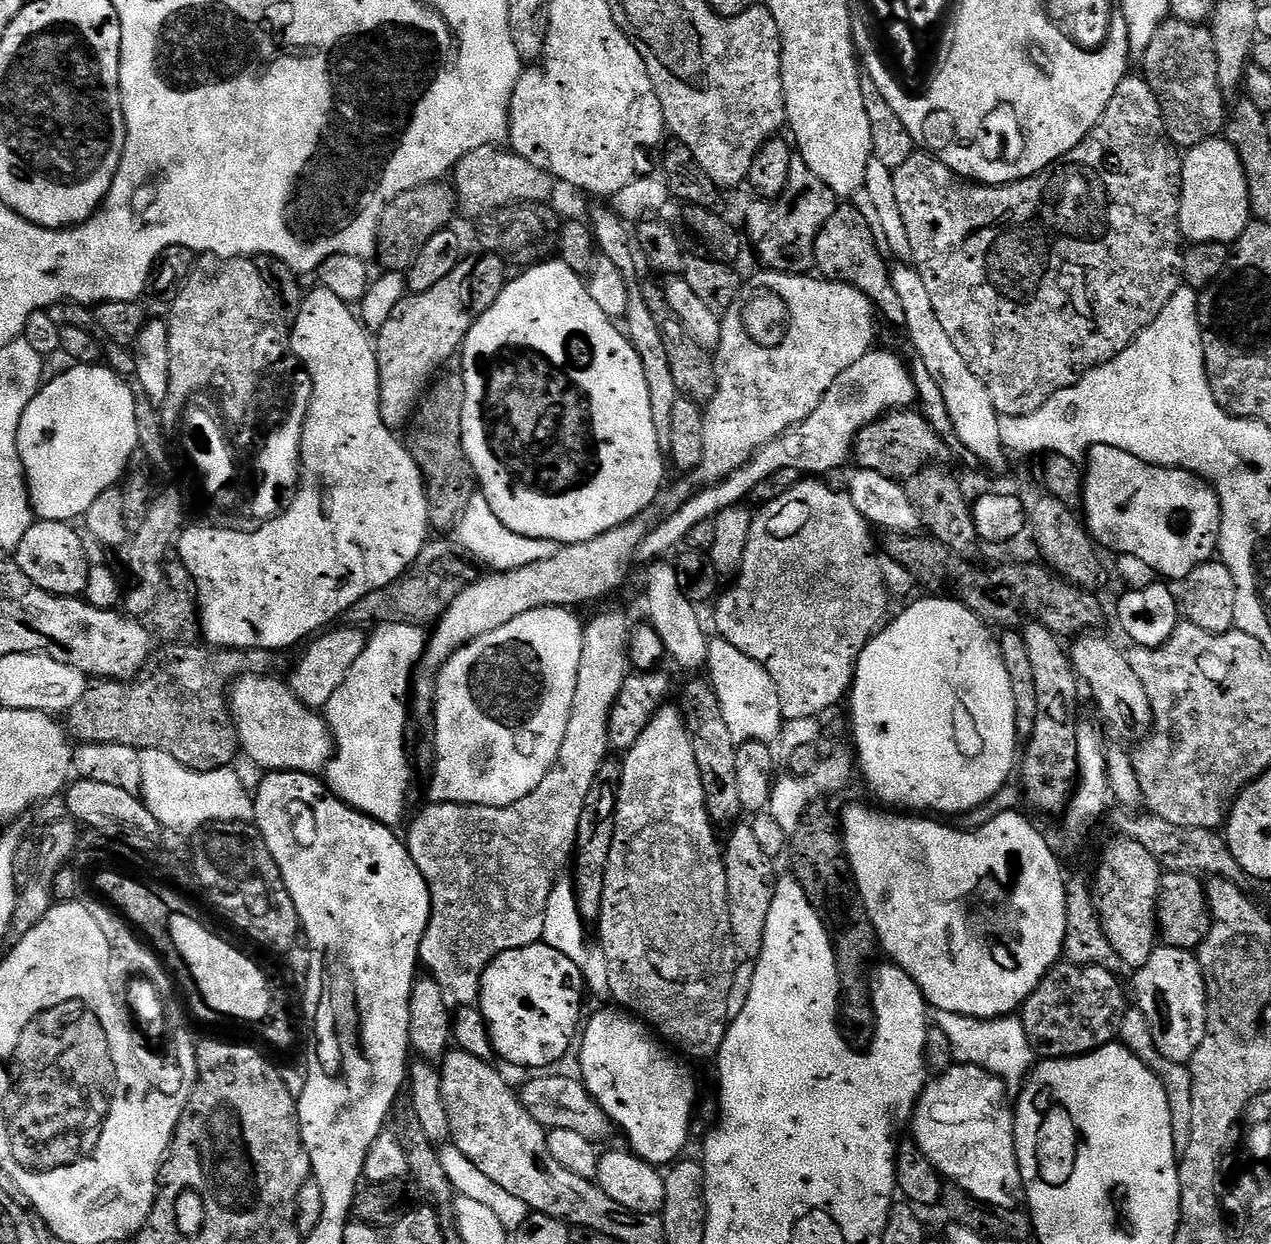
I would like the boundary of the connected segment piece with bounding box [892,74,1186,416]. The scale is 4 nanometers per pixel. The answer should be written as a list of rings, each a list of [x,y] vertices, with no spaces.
[[[1124,74],[1120,76],[1118,90],[1114,90],[1114,98],[1110,98],[1110,106],[1106,106],[1102,118],[1090,130],[1090,134],[1086,139],[1078,146],[1074,146],[1074,150],[1067,152],[1062,159],[1051,164],[1048,168],[1043,168],[1037,176],[1031,176],[1025,180],[1015,180],[1012,184],[994,184],[991,186],[977,184],[965,180],[962,176],[957,176],[942,161],[937,160],[931,154],[914,154],[906,162],[902,162],[900,168],[893,171],[894,194],[898,197],[898,210],[902,210],[902,222],[906,222],[906,234],[910,234],[911,263],[914,265],[916,273],[922,278],[922,282],[926,282],[926,290],[930,290],[930,302],[934,302],[934,314],[938,314],[938,322],[942,322],[946,334],[950,334],[950,342],[954,342],[954,346],[958,346],[958,354],[962,354],[962,358],[966,358],[966,366],[970,366],[970,370],[974,370],[974,374],[978,374],[982,386],[986,386],[986,390],[990,390],[990,402],[994,402],[996,411],[1001,416],[1025,416],[1026,414],[1034,414],[1034,410],[1042,410],[1042,406],[1046,406],[1046,402],[1050,402],[1050,398],[1054,398],[1054,394],[1058,394],[1058,390],[1066,390],[1070,386],[1074,386],[1087,372],[1110,362],[1118,354],[1122,354],[1122,350],[1126,350],[1131,346],[1136,337],[1156,321],[1158,314],[1166,306],[1166,302],[1170,302],[1170,298],[1174,298],[1174,294],[1182,287],[1184,254],[1186,251],[1185,241],[1180,234],[1180,179],[1182,178],[1182,166],[1184,165],[1182,152],[1178,145],[1168,137],[1168,127],[1164,121],[1162,106],[1158,106],[1158,98],[1154,98],[1154,90],[1150,90],[1148,81],[1144,79],[1143,75],[1132,75]]]

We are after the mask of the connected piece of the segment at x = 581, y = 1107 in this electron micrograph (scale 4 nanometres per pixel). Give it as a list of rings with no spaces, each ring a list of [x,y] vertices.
[[[536,1074],[533,1080],[525,1082],[518,1088],[522,1106],[546,1130],[574,1130],[574,1134],[582,1134],[582,1138],[593,1142],[601,1142],[614,1132],[611,1118],[598,1106],[596,1099],[588,1093],[583,1080],[572,1076],[548,1076],[552,1074]]]

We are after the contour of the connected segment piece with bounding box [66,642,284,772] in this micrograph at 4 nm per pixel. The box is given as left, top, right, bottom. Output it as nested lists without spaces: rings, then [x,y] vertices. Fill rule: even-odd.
[[[200,642],[165,649],[160,665],[147,673],[148,680],[93,679],[66,714],[67,731],[86,744],[121,744],[165,752],[195,772],[235,765],[242,749],[230,707],[230,689],[242,676],[266,676],[276,670],[272,668],[282,667],[283,655],[274,648],[215,648]]]

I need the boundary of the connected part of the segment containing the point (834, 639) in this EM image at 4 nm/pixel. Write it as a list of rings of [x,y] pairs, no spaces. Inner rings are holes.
[[[804,478],[796,484],[782,498],[763,505],[752,518],[752,529],[750,530],[750,542],[746,546],[744,561],[738,575],[735,577],[732,589],[715,601],[716,607],[716,628],[719,639],[730,642],[737,650],[742,650],[746,658],[754,658],[774,678],[774,686],[778,690],[778,698],[782,706],[782,714],[785,721],[792,719],[810,719],[812,717],[823,717],[827,708],[832,708],[840,699],[849,695],[852,680],[856,676],[856,663],[862,654],[862,650],[872,641],[878,629],[885,623],[884,615],[888,612],[890,597],[886,586],[882,582],[882,552],[876,549],[876,540],[872,537],[873,525],[861,514],[858,506],[848,497],[847,491],[835,492],[824,484],[819,484],[819,479]]]

